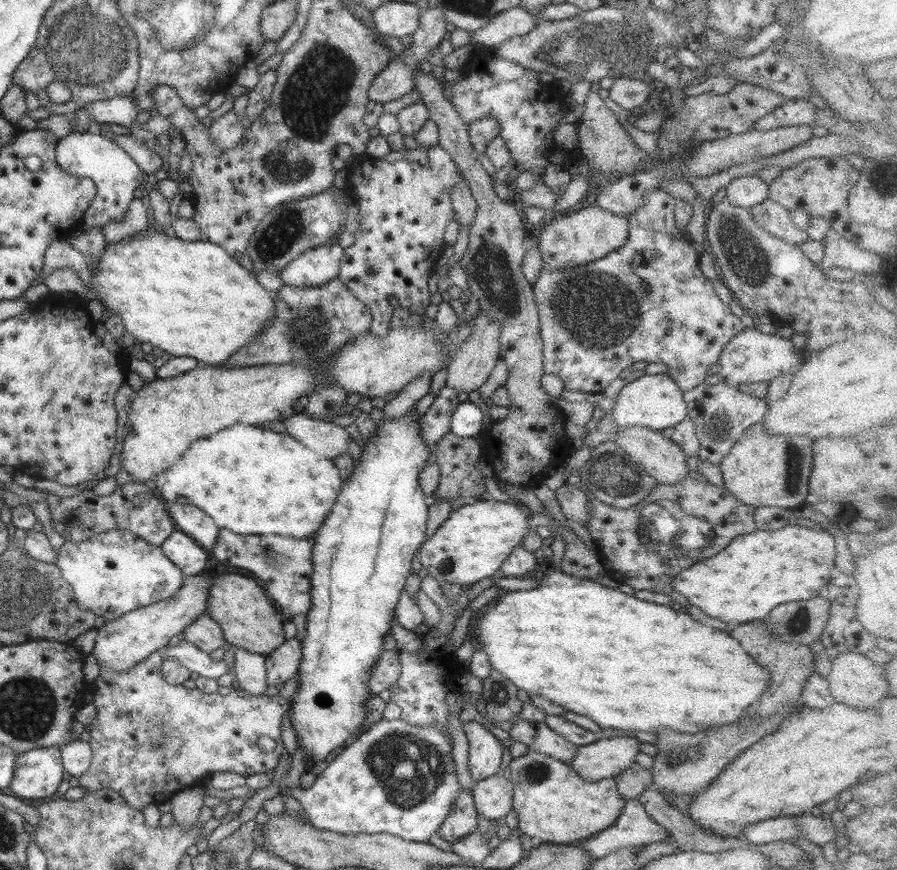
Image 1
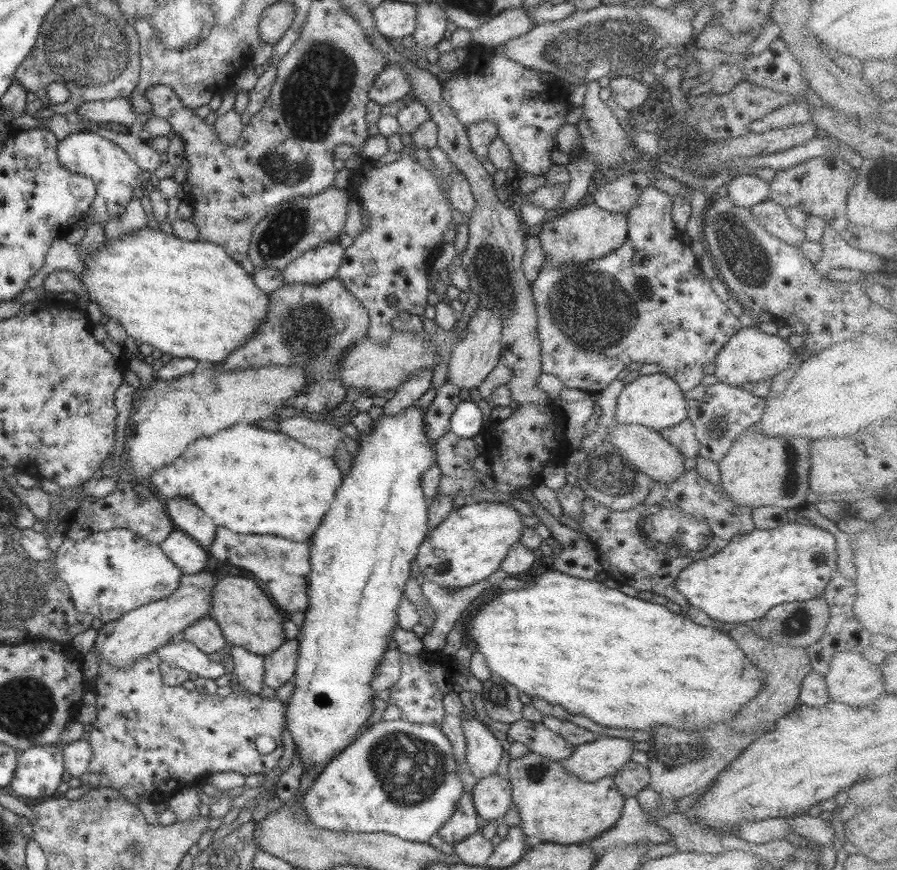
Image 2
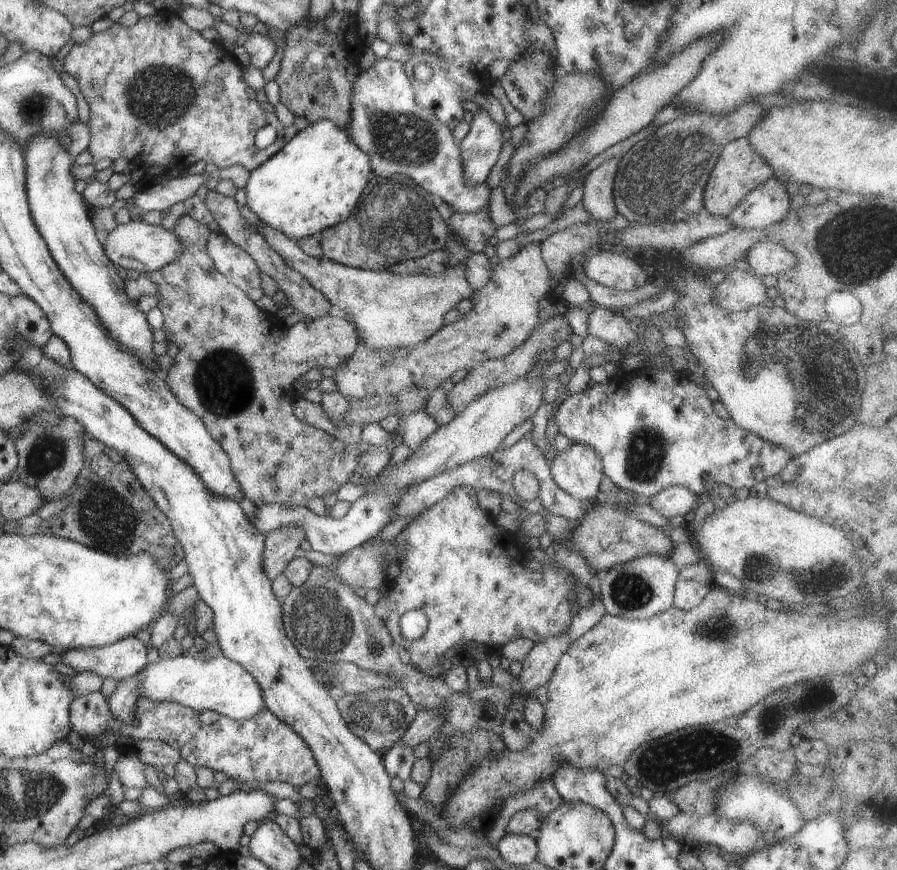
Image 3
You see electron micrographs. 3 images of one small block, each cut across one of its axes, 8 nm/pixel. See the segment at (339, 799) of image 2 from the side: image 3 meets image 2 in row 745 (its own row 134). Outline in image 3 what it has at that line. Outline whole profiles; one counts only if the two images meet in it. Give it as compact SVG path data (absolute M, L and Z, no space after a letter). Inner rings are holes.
M382 58L372 67L356 76L352 86L352 120L348 122L348 136L360 150L368 154L374 176L406 175L415 180L423 189L434 196L439 196L444 202L453 206L458 212L480 212L490 202L492 189L487 182L468 186L459 180L462 170L460 146L454 140L452 129L440 122L431 110L420 108L416 104L412 76L404 70L404 64L399 61Z

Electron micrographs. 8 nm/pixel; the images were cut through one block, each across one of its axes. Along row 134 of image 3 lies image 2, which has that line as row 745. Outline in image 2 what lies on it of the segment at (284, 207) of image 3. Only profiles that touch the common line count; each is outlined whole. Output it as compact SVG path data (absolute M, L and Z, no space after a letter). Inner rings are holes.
M412 405L404 412L394 416L382 415L373 420L370 433L362 435L358 441L358 453L353 457L350 473L343 476L344 480L340 483L340 488L336 492L336 500L330 506L330 514L324 516L320 528L314 532L308 540L310 542L310 565L311 572L308 578L308 607L305 610L305 618L301 629L295 638L298 641L298 662L296 662L296 672L294 672L294 690L287 700L285 723L300 762L302 762L303 773L308 776L317 776L322 768L332 759L337 757L348 745L369 726L369 718L373 713L373 700L377 693L371 685L371 680L378 671L380 663L384 661L384 654L387 652L388 643L391 641L392 632L398 625L398 614L396 608L400 606L402 596L405 594L405 587L412 568L412 561L419 552L419 547L424 543L428 535L429 500L424 496L421 485L422 475L436 463L436 452L433 442L427 435L425 425L425 411Z

